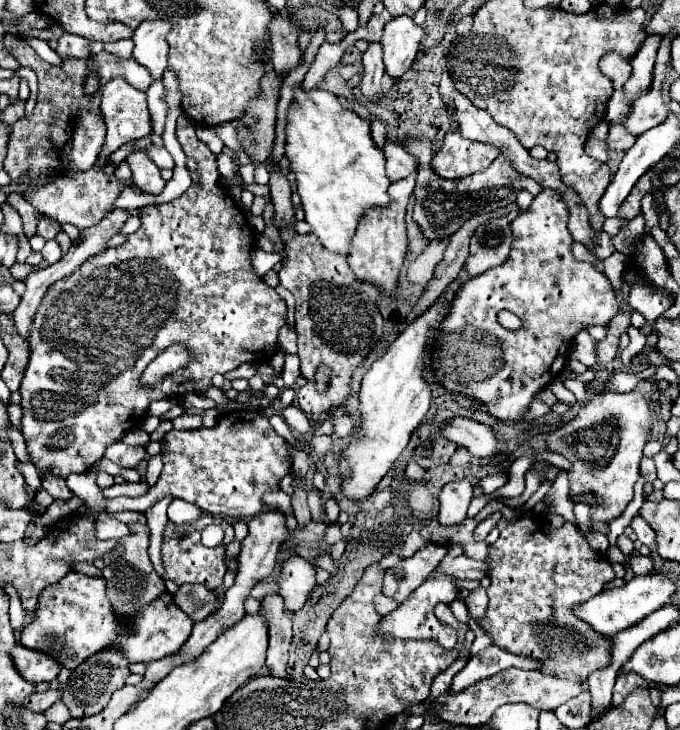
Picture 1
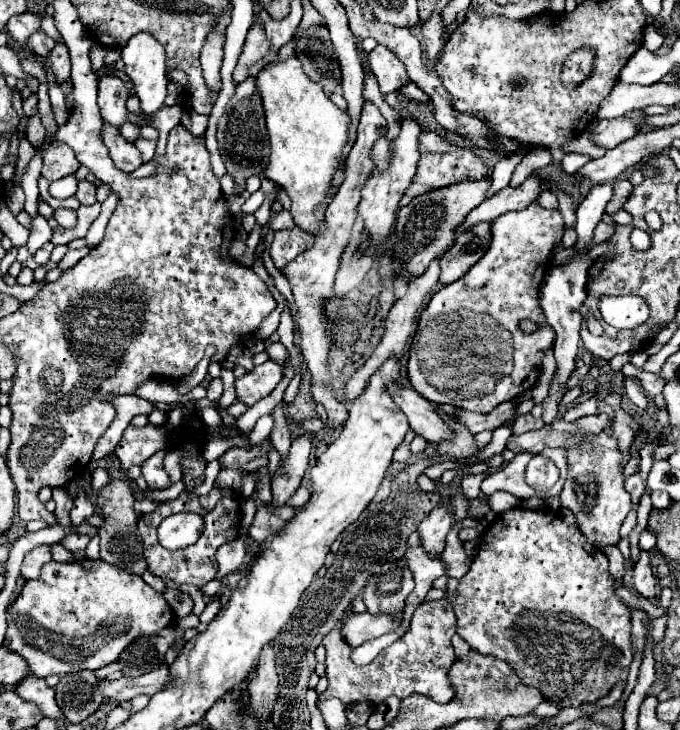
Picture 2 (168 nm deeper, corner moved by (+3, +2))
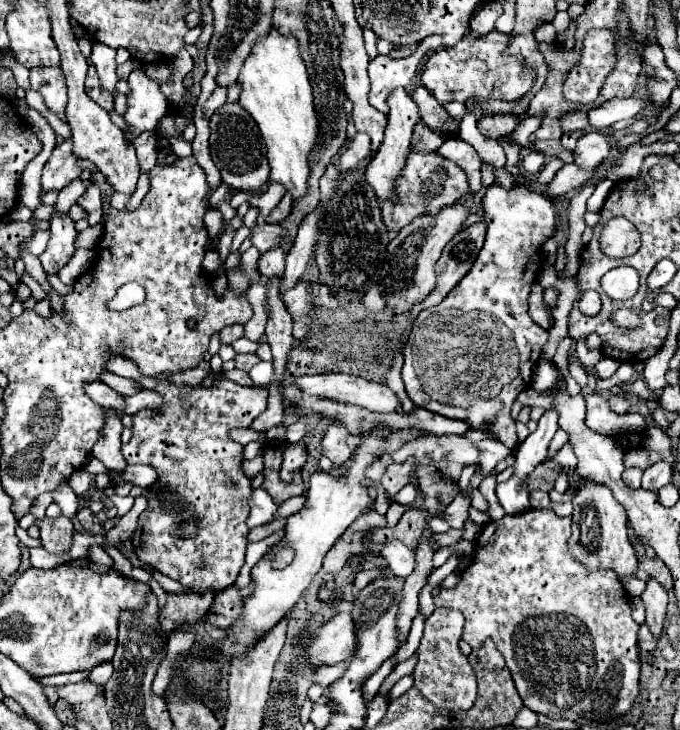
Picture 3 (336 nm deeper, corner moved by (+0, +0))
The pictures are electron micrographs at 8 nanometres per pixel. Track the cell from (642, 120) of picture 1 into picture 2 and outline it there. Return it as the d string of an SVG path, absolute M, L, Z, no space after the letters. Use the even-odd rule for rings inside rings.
M619 116L613 120L599 120L593 130L593 140L599 146L615 148L619 142L633 138L639 132L639 124L629 116Z

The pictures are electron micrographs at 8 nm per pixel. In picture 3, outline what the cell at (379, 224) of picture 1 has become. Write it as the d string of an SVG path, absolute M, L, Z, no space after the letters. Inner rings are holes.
M396 88L390 92L388 96L388 124L384 130L384 140L374 156L374 160L368 164L366 168L366 182L376 190L376 196L380 202L390 200L396 202L396 192L394 192L394 180L402 174L402 168L406 164L406 156L410 152L410 138L412 138L412 130L414 124L420 120L420 114L416 110L416 104L412 102L410 94L404 88Z

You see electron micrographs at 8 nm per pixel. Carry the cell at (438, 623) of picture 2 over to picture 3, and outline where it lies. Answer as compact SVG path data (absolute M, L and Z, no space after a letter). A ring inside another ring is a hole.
M436 608L426 620L422 642L416 650L418 664L414 670L414 688L418 688L436 708L448 708L452 712L470 710L476 700L476 676L468 658L460 652L458 640L462 636L464 616L458 610Z

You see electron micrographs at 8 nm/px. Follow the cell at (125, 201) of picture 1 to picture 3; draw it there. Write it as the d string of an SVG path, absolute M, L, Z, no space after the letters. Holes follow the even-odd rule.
M38 230L38 232L34 232L32 240L26 244L26 250L30 254L34 254L34 256L40 256L44 252L46 244L48 244L48 238L50 238L50 230Z

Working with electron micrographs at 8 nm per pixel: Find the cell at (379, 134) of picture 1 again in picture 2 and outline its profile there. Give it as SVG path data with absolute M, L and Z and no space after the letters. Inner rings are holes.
M365 100L363 112L361 112L361 122L359 122L359 128L357 128L357 140L355 140L355 144L353 144L353 148L347 156L345 180L339 186L337 196L331 200L331 204L327 206L327 212L325 212L325 222L329 224L329 232L317 236L317 246L311 248L309 252L297 256L293 260L293 264L289 264L289 268L285 268L285 276L289 278L289 284L291 284L297 308L299 308L297 324L299 324L301 336L303 336L303 344L301 344L303 358L305 358L305 364L307 364L309 374L311 374L311 396L313 396L315 402L319 402L325 408L327 422L337 430L341 430L343 422L347 420L347 408L335 400L333 386L331 386L331 372L329 372L331 344L329 344L329 340L325 340L323 304L329 296L333 296L333 284L335 284L335 274L341 266L341 254L349 246L351 230L353 230L353 224L355 224L355 218L357 218L357 204L359 204L359 198L361 198L361 194L359 194L361 186L365 184L369 174L375 170L375 164L371 160L373 144L381 136L385 136L385 132L387 132L387 122L381 116L379 108L373 102Z

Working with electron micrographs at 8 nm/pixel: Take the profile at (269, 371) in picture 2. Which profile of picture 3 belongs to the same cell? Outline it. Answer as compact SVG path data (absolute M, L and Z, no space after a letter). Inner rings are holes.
M164 374L158 380L154 392L166 396L162 400L162 408L142 408L134 414L132 438L122 446L122 454L128 464L148 464L156 468L158 484L166 486L168 502L148 502L146 510L138 518L138 528L132 536L134 552L138 560L152 564L158 572L180 582L196 594L204 594L206 590L220 592L236 582L238 572L244 564L248 536L248 494L252 492L252 482L244 476L242 470L244 446L234 442L228 432L232 428L250 428L252 420L266 408L268 390L240 386L226 378L212 378L210 386L172 384L170 374ZM188 518L198 520L198 532L184 538L180 536L178 526Z

